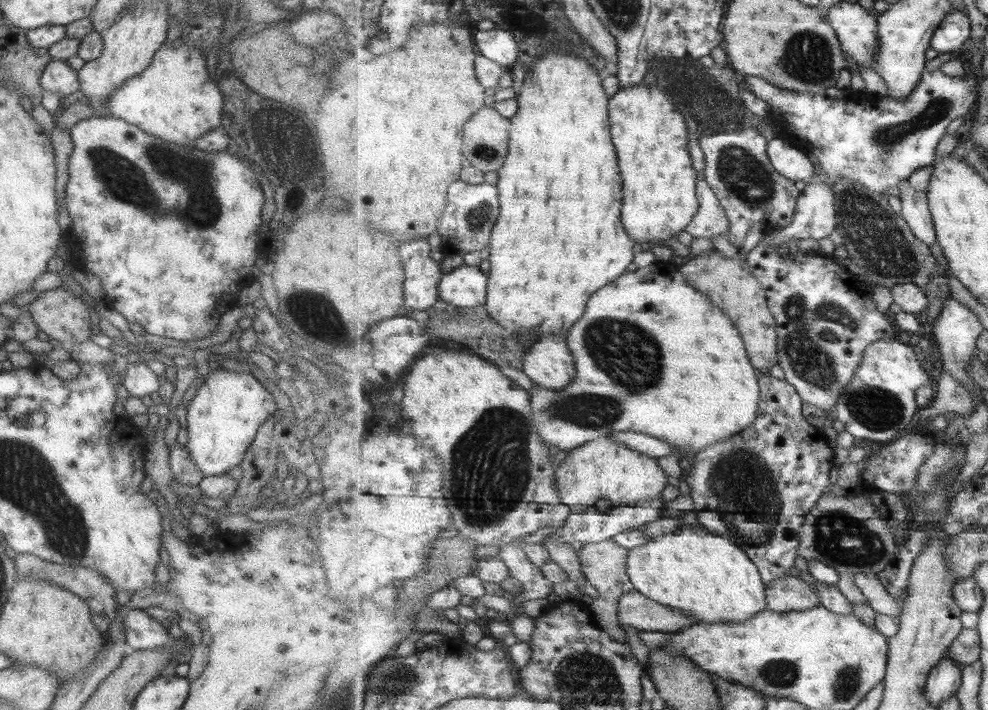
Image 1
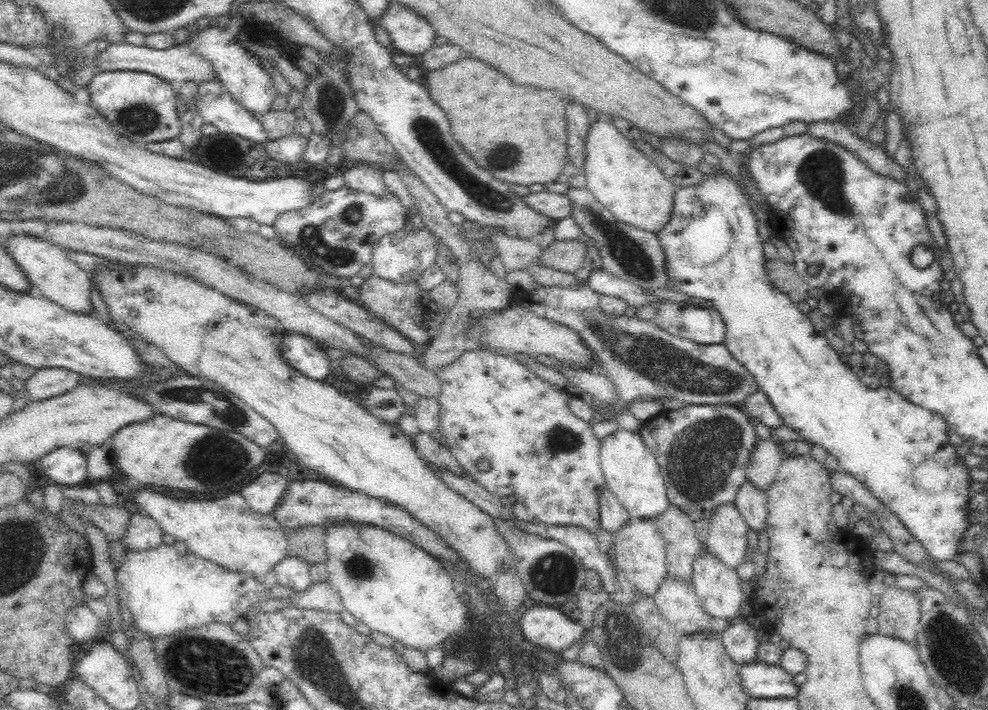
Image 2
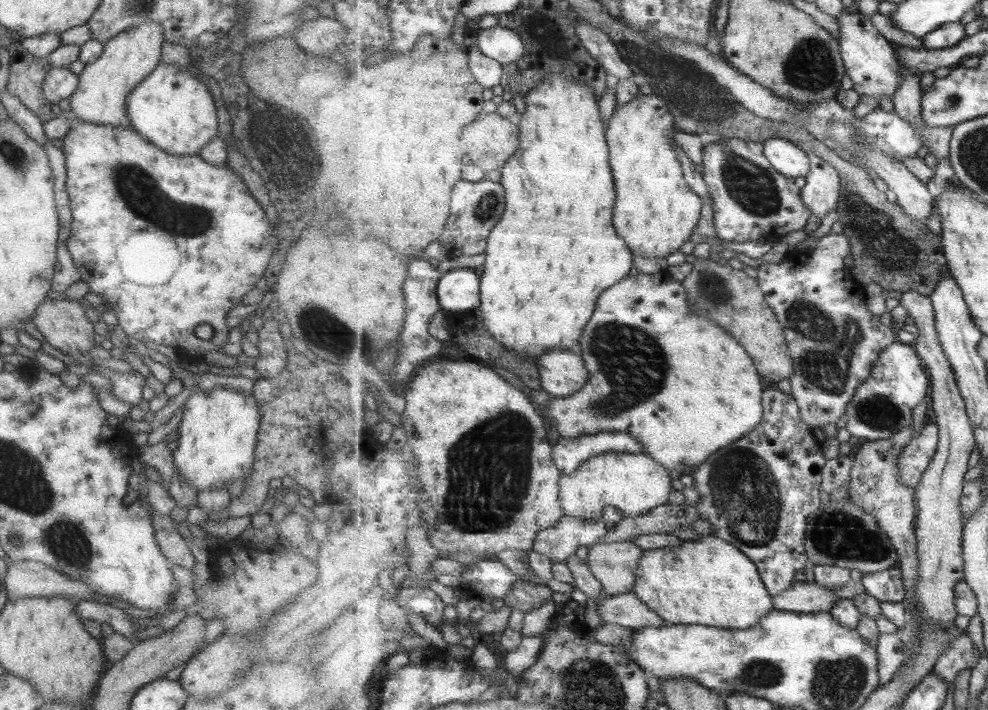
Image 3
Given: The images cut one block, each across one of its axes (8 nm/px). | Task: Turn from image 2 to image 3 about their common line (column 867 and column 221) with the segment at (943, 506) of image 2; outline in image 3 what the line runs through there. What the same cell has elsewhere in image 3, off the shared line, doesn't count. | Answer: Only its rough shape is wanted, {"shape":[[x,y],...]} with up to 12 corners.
{"shape":[[227,387],[182,405],[174,472],[195,491],[245,480],[259,407]]}

